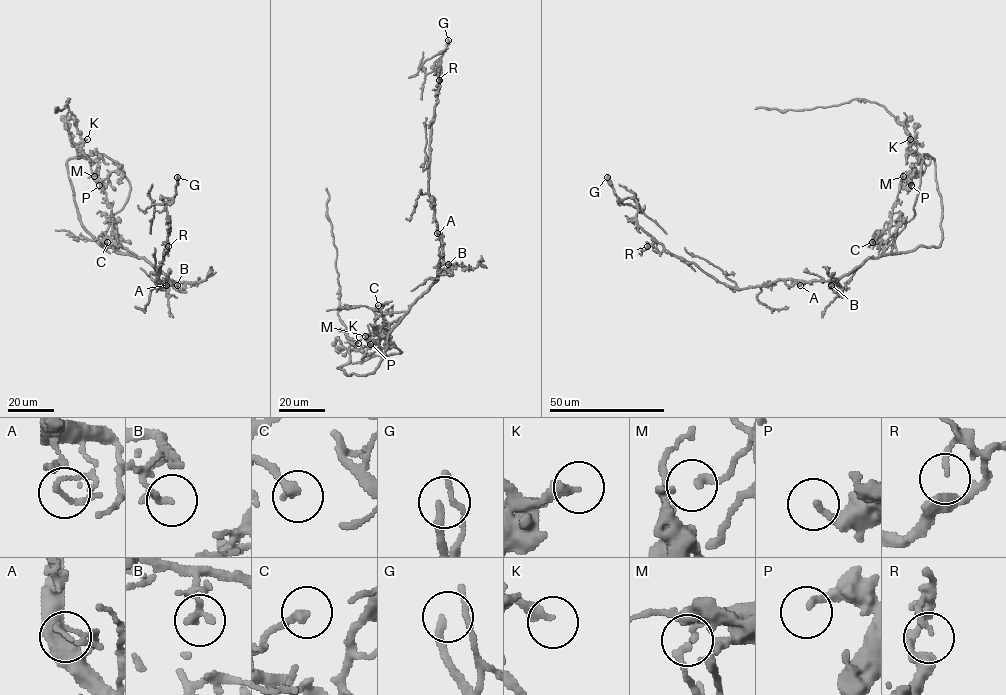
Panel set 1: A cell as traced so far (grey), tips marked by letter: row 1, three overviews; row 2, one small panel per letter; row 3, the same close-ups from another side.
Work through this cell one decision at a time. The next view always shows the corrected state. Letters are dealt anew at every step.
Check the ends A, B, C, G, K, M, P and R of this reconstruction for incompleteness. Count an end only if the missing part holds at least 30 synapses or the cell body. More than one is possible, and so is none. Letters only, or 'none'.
G

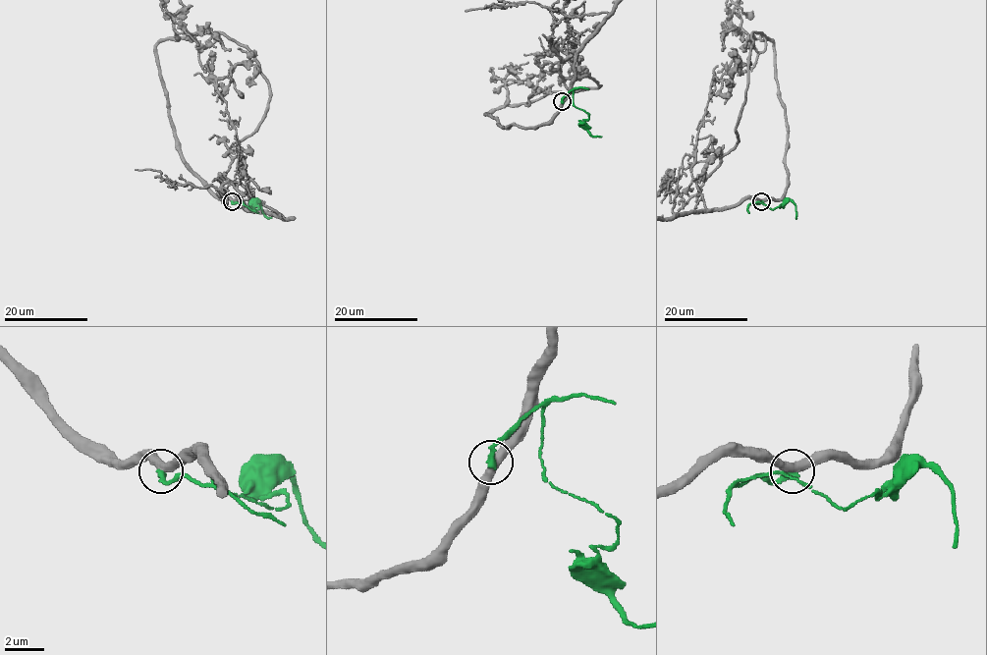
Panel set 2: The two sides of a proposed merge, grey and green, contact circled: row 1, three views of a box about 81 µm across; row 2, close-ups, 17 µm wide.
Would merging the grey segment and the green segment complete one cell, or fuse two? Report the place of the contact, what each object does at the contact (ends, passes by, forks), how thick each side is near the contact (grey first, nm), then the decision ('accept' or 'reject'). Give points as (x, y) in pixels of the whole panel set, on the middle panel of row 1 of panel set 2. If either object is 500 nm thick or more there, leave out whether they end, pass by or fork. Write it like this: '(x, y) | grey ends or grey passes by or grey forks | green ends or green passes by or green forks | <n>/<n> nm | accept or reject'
(562, 101) | grey passes by | green ends | 420/360 nm | reject

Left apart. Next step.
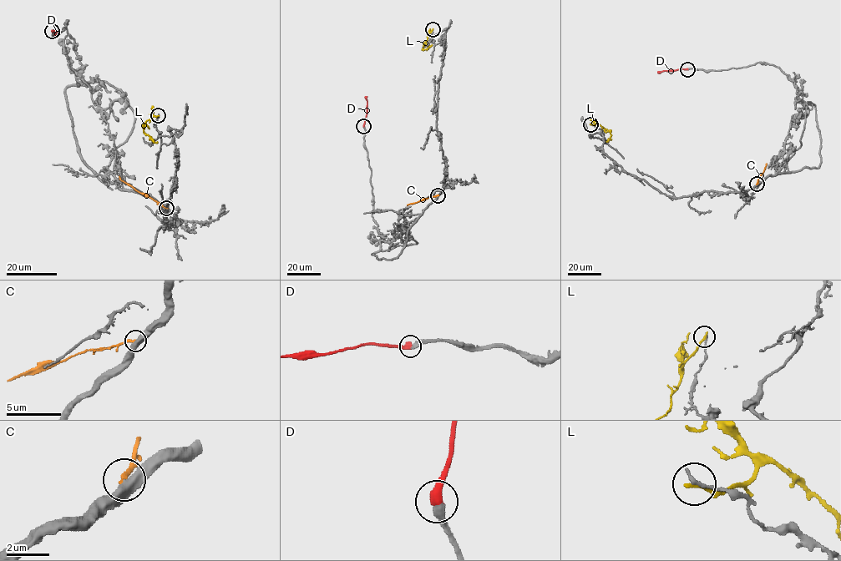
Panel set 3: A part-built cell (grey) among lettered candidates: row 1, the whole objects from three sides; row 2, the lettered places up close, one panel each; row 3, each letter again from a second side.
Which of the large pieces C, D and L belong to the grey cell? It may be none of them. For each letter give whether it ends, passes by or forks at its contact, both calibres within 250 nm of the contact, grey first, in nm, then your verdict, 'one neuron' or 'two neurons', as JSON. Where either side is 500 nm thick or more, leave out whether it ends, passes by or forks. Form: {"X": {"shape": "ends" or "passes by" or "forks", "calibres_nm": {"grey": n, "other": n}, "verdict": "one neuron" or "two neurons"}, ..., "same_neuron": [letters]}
{"C": {"shape": "ends", "calibres_nm": {"grey": 480, "other": 200}, "verdict": "two neurons"}, "D": {"shape": "ends", "calibres_nm": {"grey": 360, "other": 440}, "verdict": "one neuron"}, "L": {"shape": "ends", "calibres_nm": {"grey": 200, "other": 220}, "verdict": "two neurons"}, "same_neuron": ["D"]}

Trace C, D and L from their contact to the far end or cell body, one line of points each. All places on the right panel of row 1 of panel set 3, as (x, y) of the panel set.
C: (757, 184), (767, 164)
D: (687, 69), (657, 71)
L: (590, 123), (597, 123), (610, 132), (611, 136), (605, 141)

